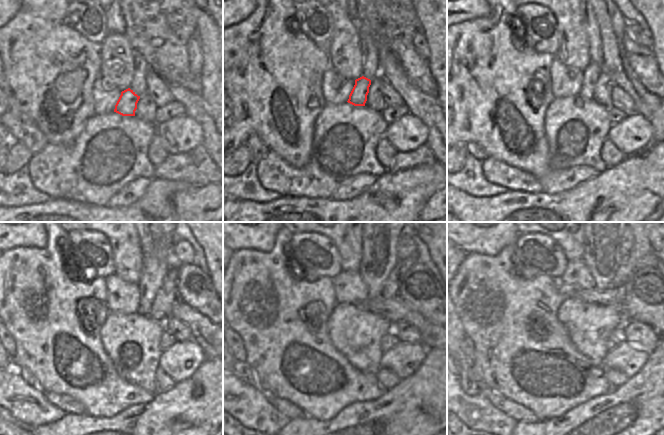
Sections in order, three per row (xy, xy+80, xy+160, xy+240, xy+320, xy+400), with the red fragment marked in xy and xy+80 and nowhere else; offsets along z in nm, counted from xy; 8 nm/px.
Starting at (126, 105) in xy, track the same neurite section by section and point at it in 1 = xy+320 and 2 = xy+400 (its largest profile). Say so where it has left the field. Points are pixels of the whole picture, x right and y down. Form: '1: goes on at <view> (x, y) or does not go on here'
1: goes on at xy+320 (379, 254)
2: goes on at xy+400 (601, 251)

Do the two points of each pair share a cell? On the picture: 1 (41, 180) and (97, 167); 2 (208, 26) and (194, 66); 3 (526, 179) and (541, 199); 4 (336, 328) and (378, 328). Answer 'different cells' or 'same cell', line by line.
1: same cell
2: different cells
3: different cells
4: same cell

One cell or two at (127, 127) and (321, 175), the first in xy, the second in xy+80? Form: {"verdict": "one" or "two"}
{"verdict": "one"}

